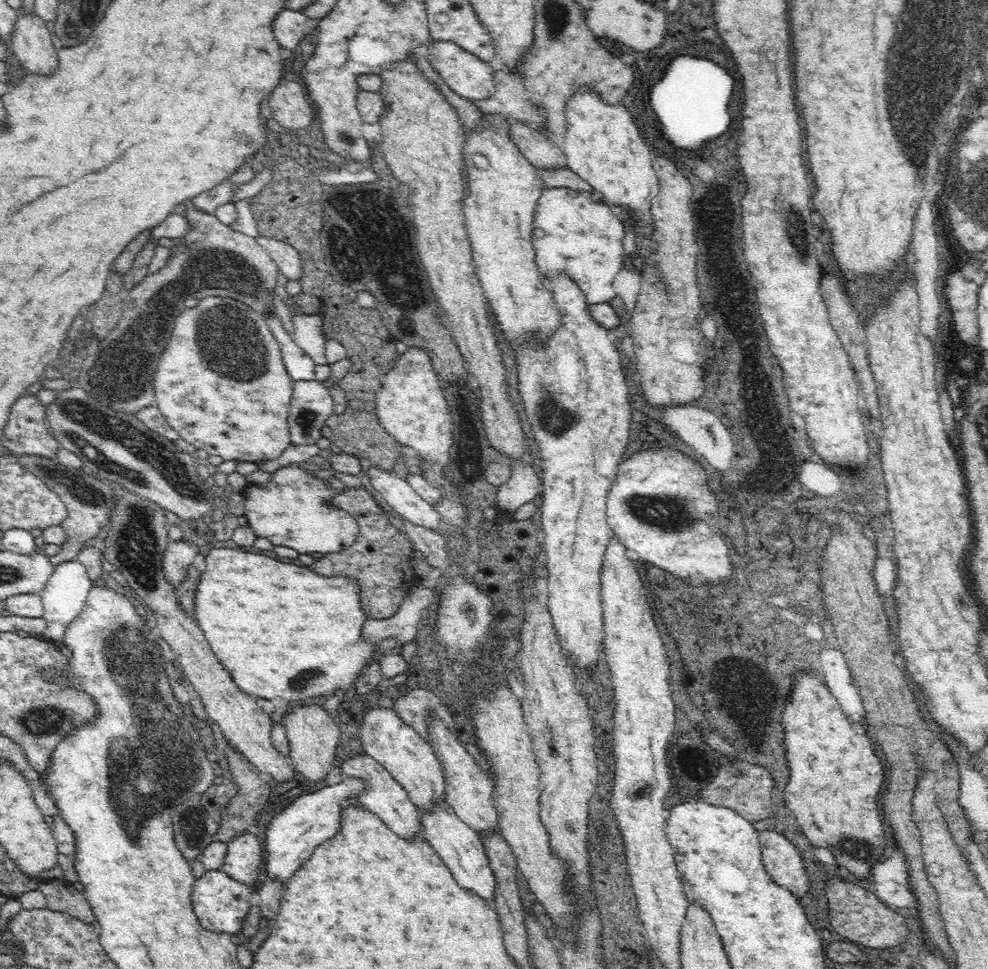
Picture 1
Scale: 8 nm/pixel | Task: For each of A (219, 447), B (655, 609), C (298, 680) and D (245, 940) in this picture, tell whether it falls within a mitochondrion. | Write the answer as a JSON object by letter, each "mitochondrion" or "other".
{"A":"other","B":"other","C":"mitochondrion","D":"other"}

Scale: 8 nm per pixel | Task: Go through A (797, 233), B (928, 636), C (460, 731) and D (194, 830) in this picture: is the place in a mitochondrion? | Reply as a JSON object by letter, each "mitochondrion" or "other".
{"A":"mitochondrion","B":"other","C":"other","D":"mitochondrion"}

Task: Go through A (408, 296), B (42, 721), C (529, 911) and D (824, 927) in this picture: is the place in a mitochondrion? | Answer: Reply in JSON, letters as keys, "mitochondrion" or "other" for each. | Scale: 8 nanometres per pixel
{"A":"mitochondrion","B":"mitochondrion","C":"other","D":"other"}

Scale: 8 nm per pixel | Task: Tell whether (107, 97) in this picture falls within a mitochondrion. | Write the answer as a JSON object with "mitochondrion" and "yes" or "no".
{"mitochondrion":"no"}

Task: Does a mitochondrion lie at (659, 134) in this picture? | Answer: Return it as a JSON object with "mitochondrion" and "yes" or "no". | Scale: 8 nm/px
{"mitochondrion":"no"}

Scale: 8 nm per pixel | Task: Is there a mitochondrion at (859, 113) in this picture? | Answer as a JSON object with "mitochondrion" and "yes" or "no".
{"mitochondrion":"no"}

